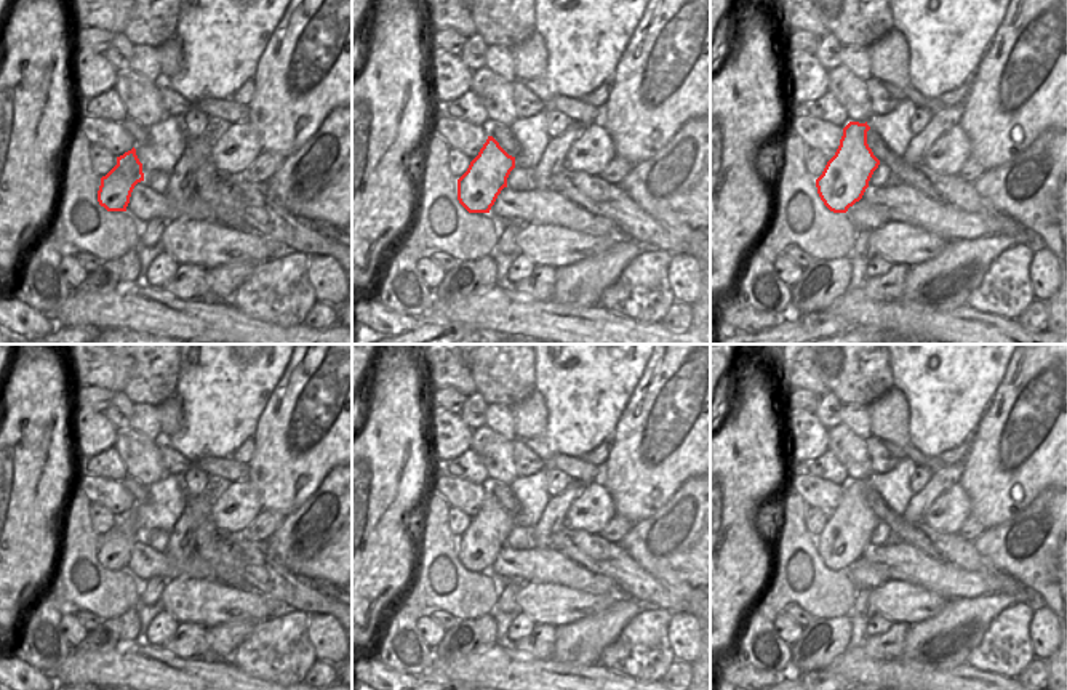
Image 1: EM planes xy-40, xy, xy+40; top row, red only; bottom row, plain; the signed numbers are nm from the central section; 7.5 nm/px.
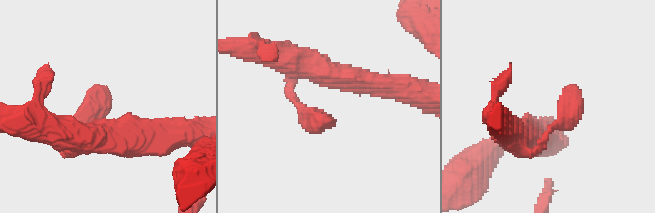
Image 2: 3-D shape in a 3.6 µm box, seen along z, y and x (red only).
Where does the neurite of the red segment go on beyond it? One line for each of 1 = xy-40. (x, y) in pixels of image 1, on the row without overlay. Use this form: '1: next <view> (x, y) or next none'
1: next none

